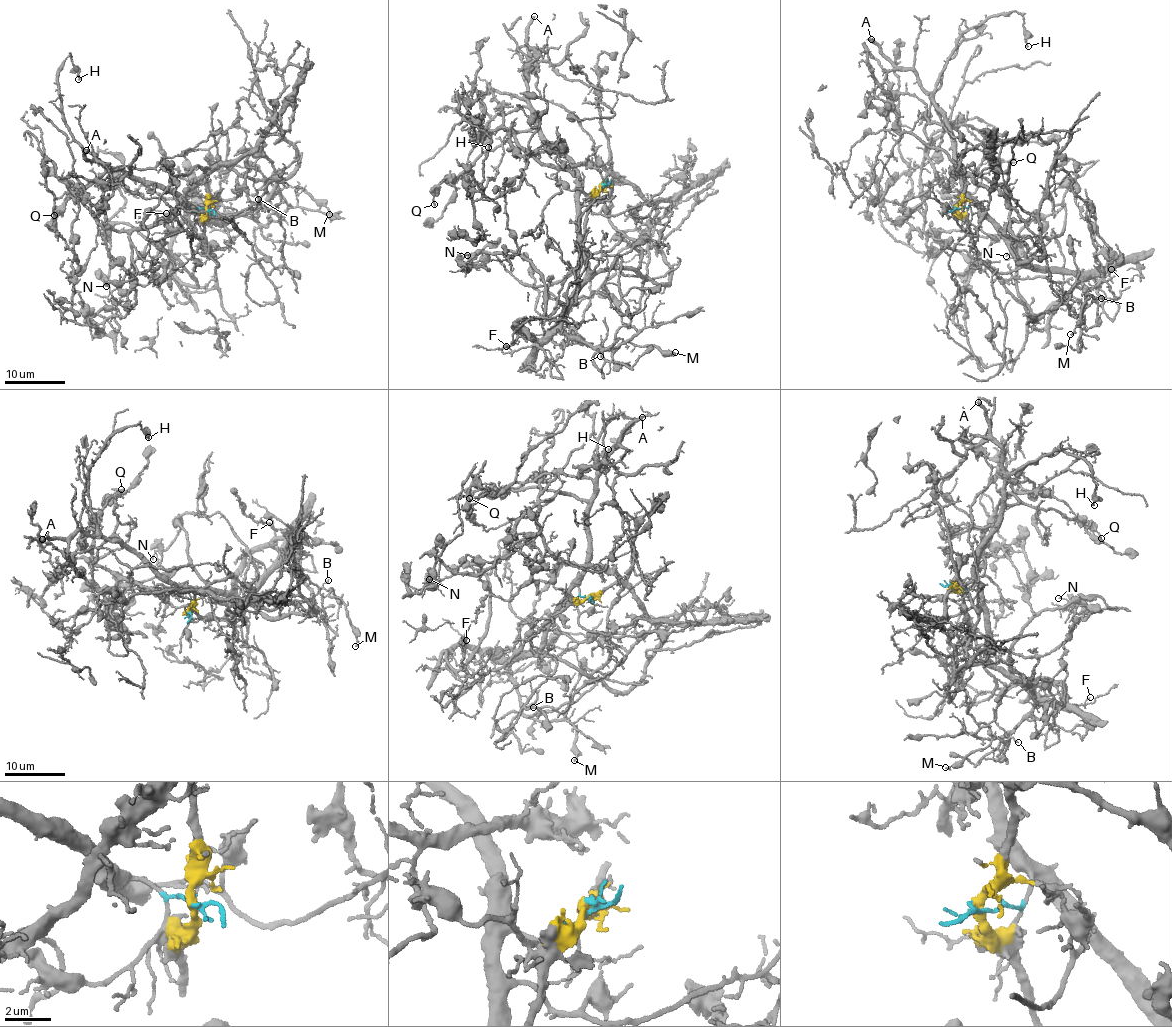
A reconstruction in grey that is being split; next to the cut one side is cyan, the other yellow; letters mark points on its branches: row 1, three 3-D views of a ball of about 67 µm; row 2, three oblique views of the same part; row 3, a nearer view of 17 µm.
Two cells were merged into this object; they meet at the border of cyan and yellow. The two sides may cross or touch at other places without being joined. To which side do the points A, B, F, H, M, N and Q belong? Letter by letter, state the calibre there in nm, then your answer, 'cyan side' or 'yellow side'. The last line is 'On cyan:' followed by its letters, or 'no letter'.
A: 360 nm | cyan side
B: 130 nm | cyan side
F: 110 nm | cyan side
H: 130 nm | cyan side
M: 140 nm | cyan side
N: 140 nm | cyan side
Q: 140 nm | cyan side
On cyan: A, B, F, H, M, N, Q

